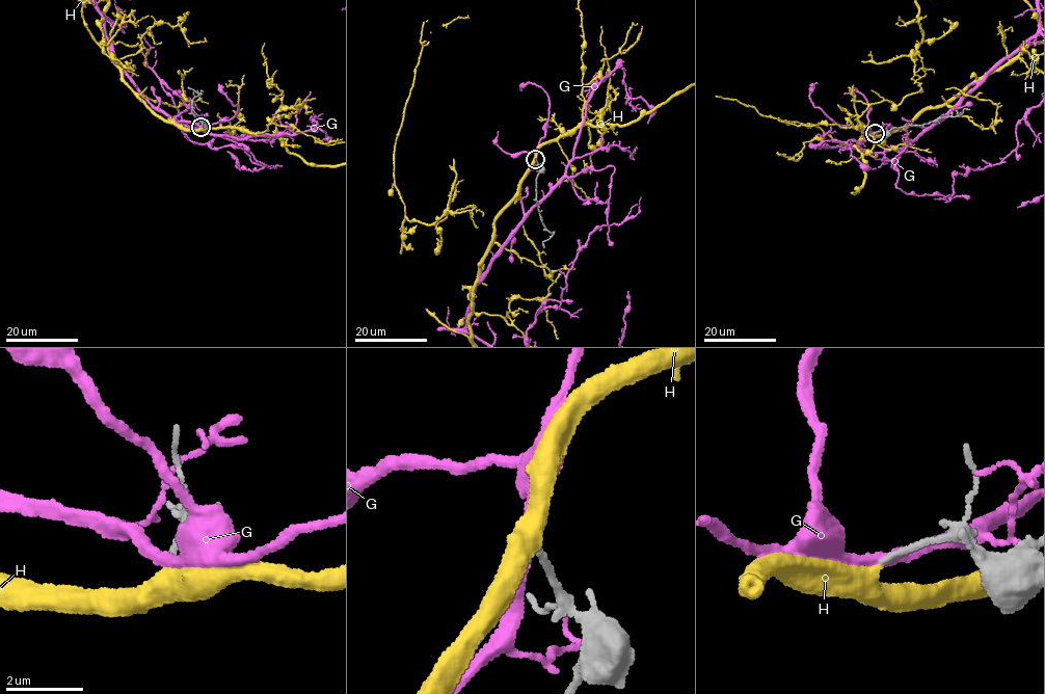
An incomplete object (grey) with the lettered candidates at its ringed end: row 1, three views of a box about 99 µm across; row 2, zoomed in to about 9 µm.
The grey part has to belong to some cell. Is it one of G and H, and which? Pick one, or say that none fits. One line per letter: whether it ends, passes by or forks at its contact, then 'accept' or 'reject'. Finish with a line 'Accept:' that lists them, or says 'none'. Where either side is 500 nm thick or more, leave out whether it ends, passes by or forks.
G: it passes by; reject
H: it passes by; accept
Accept: H

